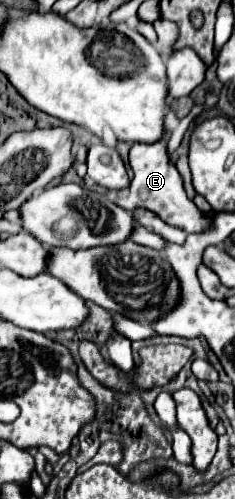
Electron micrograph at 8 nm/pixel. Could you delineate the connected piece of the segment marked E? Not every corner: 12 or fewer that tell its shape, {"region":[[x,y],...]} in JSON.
{"region":[[165,141],[135,143],[131,195],[117,205],[149,209],[187,233],[215,215],[187,197]]}

